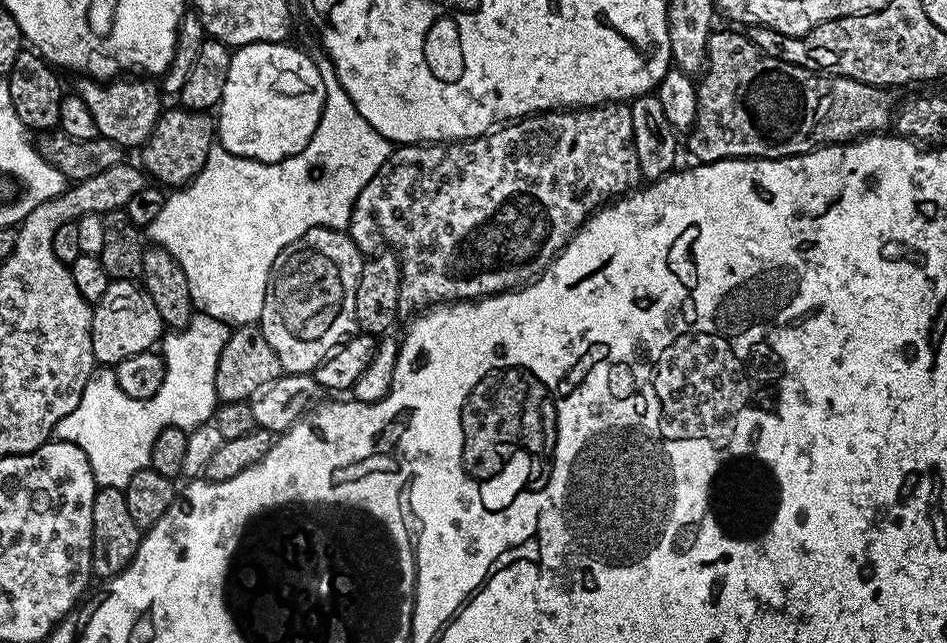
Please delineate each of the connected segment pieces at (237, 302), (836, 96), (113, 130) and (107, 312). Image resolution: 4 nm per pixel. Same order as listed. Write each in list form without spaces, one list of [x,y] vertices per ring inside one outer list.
[[[331,62],[321,63],[320,73],[324,83],[324,109],[320,115],[318,126],[314,130],[314,138],[310,138],[310,142],[302,151],[277,164],[267,164],[266,162],[258,162],[257,160],[230,154],[230,150],[226,150],[217,142],[212,145],[210,154],[206,154],[206,166],[202,166],[202,170],[189,184],[169,191],[165,195],[164,205],[160,213],[158,213],[158,218],[154,218],[154,222],[150,222],[147,226],[147,239],[153,245],[165,248],[178,262],[178,266],[182,266],[182,274],[186,274],[186,282],[190,286],[193,305],[199,311],[218,318],[229,326],[256,324],[259,321],[262,314],[262,302],[266,302],[266,286],[268,285],[268,275],[274,266],[274,258],[278,258],[278,254],[283,248],[290,246],[290,242],[302,238],[302,234],[306,234],[312,228],[347,229],[348,224],[352,221],[352,211],[358,194],[362,194],[366,182],[370,182],[370,178],[374,178],[374,174],[378,174],[378,170],[389,158],[390,141],[382,134],[378,134],[378,130],[374,130],[374,126],[370,126],[370,122],[366,122],[366,118],[362,118],[362,114],[358,114],[358,106],[354,106],[354,102],[350,102],[350,94],[346,94],[342,82],[337,78],[335,66]]]
[[[713,30],[709,34],[707,64],[699,77],[696,85],[698,94],[698,114],[696,123],[687,137],[688,148],[692,151],[692,160],[701,164],[713,164],[719,160],[738,160],[741,158],[763,158],[766,160],[781,160],[787,156],[801,156],[807,152],[812,152],[815,148],[822,148],[826,144],[847,144],[853,140],[860,139],[861,136],[880,134],[884,128],[893,123],[894,120],[894,100],[887,87],[878,84],[863,84],[857,80],[851,80],[845,76],[829,76],[818,72],[811,72],[802,66],[794,66],[790,62],[782,62],[773,56],[763,55],[748,39],[747,35],[736,32],[719,32]]]
[[[80,78],[74,88],[75,95],[86,102],[94,122],[98,125],[101,136],[110,142],[119,144],[125,150],[139,150],[150,138],[154,126],[162,111],[162,92],[148,78],[124,78],[128,80],[112,80],[109,84],[99,84],[96,78]]]
[[[132,280],[109,281],[105,294],[93,307],[91,345],[99,365],[115,366],[134,354],[151,351],[163,337],[166,326],[154,300],[143,287]]]

